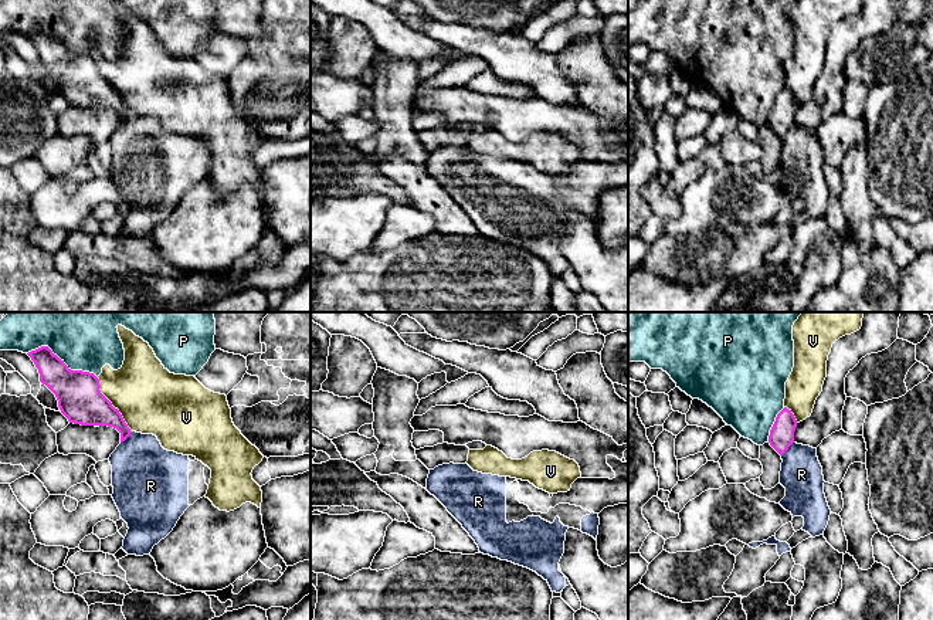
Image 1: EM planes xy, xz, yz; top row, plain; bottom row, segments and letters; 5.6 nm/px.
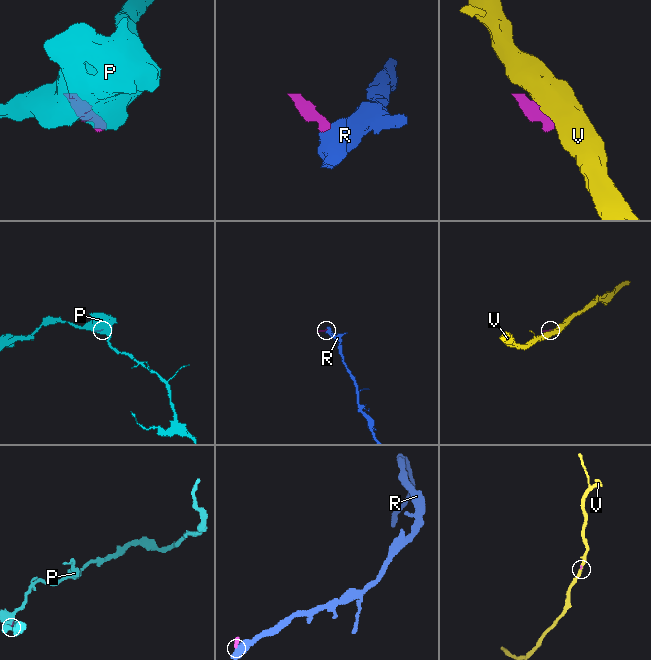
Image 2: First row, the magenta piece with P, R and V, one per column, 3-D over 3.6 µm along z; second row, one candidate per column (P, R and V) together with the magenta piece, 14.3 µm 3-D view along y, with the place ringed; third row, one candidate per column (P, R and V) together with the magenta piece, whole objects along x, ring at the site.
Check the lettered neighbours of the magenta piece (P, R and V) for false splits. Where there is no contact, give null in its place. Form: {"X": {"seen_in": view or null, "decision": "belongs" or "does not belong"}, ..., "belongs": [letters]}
{"P": {"seen_in": "xy", "decision": "does not belong"}, "R": {"seen_in": "yz", "decision": "does not belong"}, "V": {"seen_in": "xy", "decision": "does not belong"}, "belongs": []}

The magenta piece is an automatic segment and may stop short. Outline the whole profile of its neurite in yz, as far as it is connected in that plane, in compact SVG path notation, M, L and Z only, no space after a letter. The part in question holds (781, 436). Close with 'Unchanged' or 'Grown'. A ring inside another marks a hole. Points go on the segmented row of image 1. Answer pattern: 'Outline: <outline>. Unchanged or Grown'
Outline: M784 407L776 417L770 430L769 441L760 445L759 461L763 465L760 482L764 489L771 489L780 482L781 455L794 443L797 420L791 410Z. Grown

